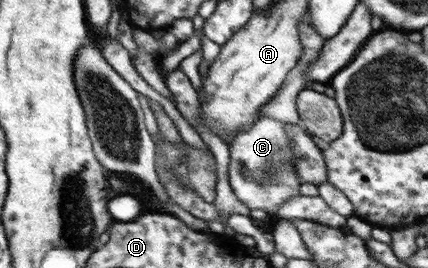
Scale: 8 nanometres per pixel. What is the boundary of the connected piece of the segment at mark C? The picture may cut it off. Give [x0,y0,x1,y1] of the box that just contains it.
[228,119,302,213]

